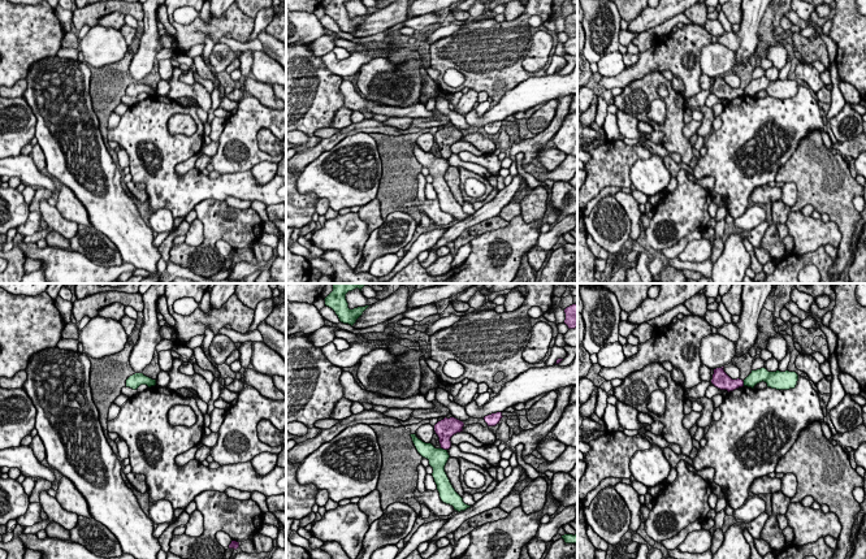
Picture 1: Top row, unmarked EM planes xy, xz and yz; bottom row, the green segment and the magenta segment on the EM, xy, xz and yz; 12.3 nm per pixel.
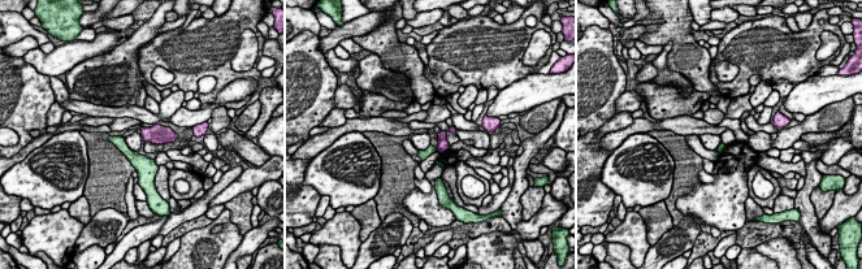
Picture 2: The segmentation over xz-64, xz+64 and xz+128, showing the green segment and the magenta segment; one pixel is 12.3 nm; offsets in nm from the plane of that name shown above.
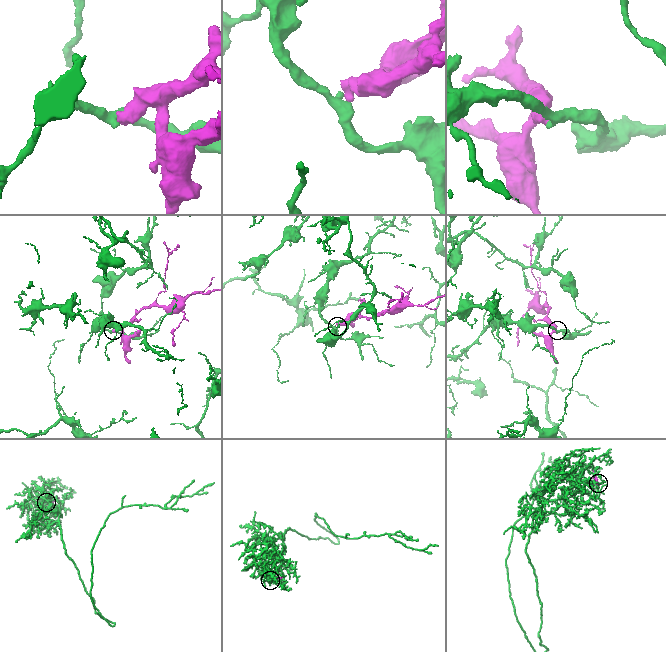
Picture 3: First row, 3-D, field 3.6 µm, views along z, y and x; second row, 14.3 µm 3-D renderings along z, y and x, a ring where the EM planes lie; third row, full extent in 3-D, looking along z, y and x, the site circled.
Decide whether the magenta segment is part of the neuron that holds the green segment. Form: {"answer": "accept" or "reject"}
{"answer": "reject"}

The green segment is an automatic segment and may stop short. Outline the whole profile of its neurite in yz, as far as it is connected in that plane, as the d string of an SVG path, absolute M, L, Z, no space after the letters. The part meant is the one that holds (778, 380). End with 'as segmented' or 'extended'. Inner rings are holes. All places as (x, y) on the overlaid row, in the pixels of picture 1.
M766 368L752 370L752 373L744 380L744 386L754 389L759 382L766 382L767 387L776 390L794 389L798 381L796 372L768 372Z | as segmented

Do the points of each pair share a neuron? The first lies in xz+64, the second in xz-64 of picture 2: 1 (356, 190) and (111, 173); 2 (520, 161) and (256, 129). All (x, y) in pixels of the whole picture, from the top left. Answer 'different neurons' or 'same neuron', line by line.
1: different neurons
2: same neuron

